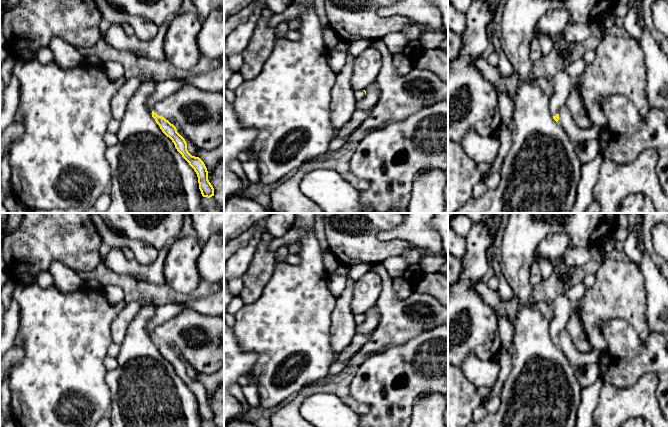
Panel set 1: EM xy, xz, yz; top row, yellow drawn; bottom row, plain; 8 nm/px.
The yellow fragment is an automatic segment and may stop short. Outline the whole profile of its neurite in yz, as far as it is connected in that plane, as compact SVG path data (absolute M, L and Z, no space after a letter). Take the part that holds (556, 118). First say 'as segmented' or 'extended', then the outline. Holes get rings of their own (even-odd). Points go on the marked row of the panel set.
extended; M562 70L554 76L552 84L554 87L554 92L549 97L549 108L553 119L558 122L559 109L566 105L567 99L573 87L573 78Z

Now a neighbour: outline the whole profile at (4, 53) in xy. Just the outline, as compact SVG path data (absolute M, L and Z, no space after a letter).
M0 0L0 66L3 63L3 61L9 56L9 51L6 46L6 39L2 29L2 17L4 6L5 0Z

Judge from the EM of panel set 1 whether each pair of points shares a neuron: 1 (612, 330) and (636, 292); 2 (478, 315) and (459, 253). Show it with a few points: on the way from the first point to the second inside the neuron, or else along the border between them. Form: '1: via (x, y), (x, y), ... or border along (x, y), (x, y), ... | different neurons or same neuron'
1: border along (600, 325), (615, 318), (623, 318), (637, 333) | different neurons
2: border along (465, 237), (466, 252), (460, 260) | different neurons

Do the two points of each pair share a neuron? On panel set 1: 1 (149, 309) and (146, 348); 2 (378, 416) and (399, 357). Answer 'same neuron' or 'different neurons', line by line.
1: same neuron
2: same neuron

